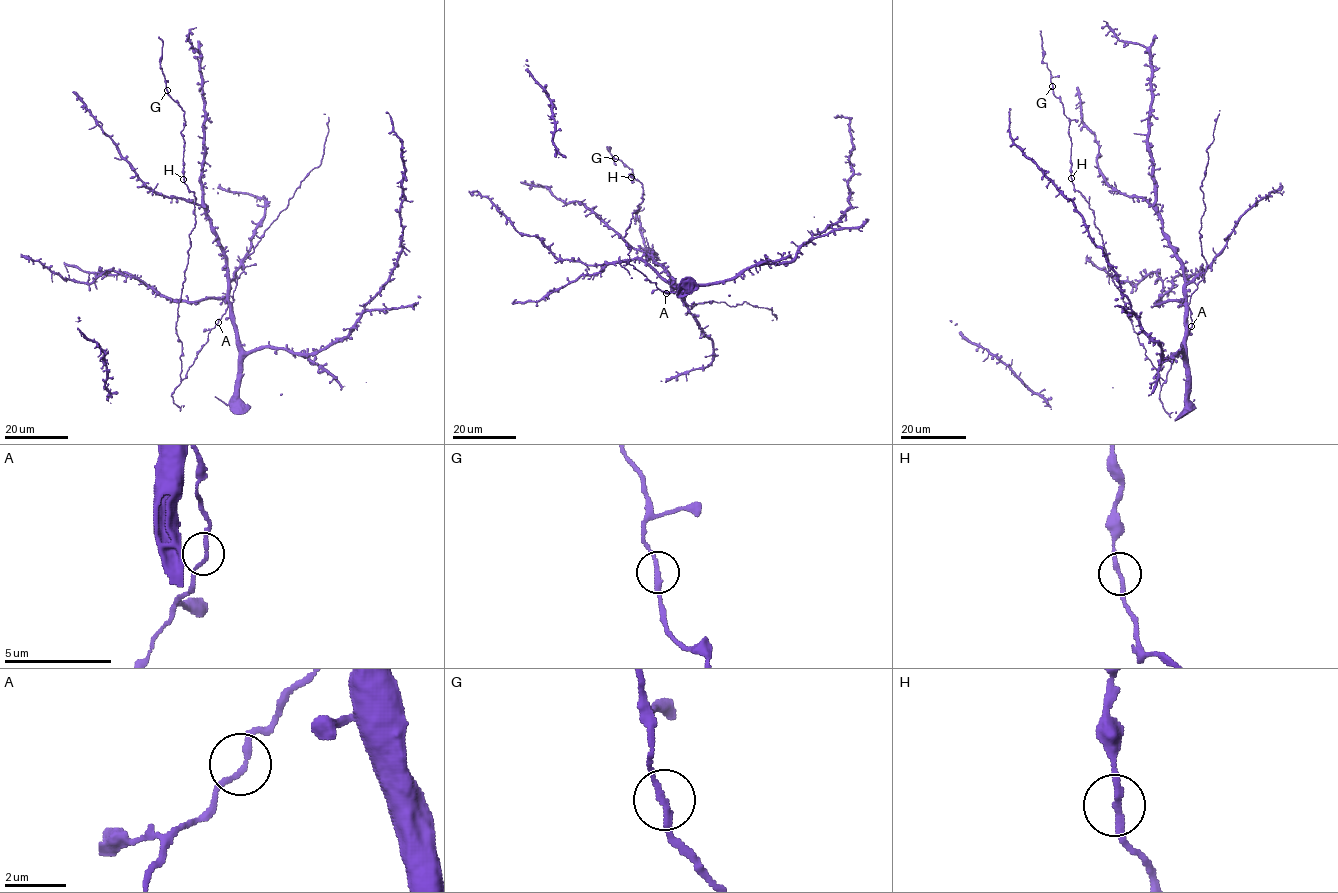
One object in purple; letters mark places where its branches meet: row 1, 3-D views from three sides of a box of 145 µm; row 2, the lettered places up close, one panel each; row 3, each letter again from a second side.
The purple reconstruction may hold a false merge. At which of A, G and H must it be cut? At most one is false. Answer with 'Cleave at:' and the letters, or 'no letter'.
Cleave at: no letter

